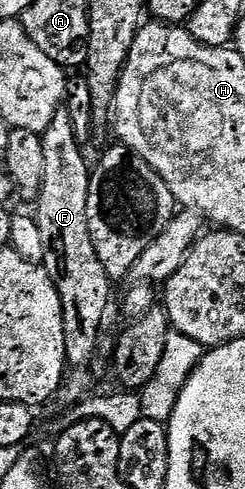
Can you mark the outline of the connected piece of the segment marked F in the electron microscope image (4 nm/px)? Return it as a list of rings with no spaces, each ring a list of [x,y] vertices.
[[[63,108],[52,116],[52,124],[41,134],[44,144],[44,184],[36,203],[38,227],[44,236],[46,257],[44,265],[54,275],[58,285],[66,333],[66,357],[69,365],[82,368],[94,358],[102,342],[102,325],[110,310],[112,283],[104,264],[96,256],[88,224],[88,192],[90,191],[91,163],[86,163],[74,118]]]

